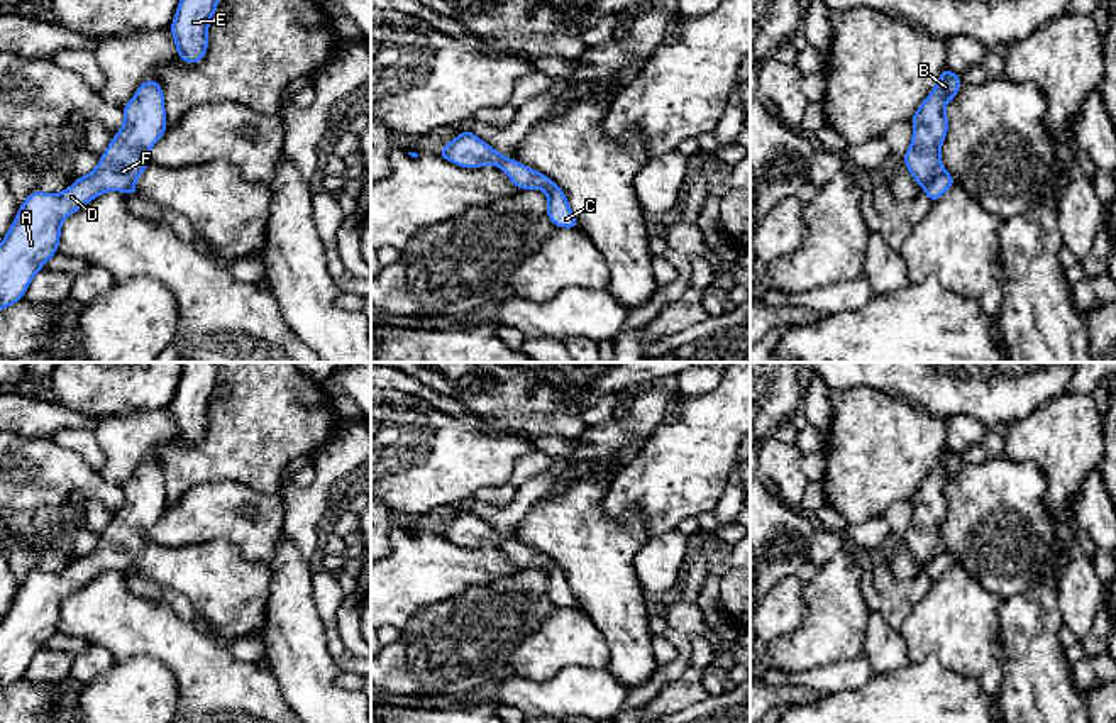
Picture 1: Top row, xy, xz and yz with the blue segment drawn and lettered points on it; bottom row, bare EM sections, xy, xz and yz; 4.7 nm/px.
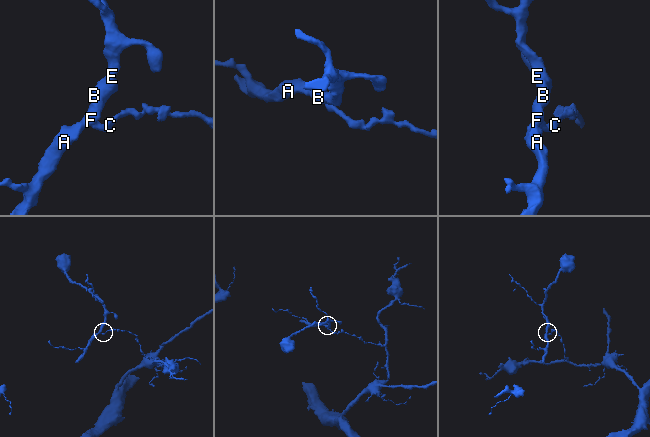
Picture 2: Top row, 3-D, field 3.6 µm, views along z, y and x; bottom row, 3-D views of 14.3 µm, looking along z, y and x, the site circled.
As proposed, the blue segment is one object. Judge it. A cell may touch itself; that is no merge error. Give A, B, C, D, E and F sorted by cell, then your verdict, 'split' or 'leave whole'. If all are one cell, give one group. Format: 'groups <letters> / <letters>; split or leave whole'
groups A B D E F / C; split

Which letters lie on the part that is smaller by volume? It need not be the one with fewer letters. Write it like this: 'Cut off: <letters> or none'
Cut off: A, B, D, E, F

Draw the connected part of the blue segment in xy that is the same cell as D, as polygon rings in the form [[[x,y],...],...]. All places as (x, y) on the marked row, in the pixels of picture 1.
[[[146,80],[122,112],[122,129],[90,174],[61,193],[32,191],[19,207],[0,244],[0,310],[22,300],[34,276],[58,252],[64,218],[105,191],[132,188],[151,164],[149,149],[168,129],[159,81]]]

